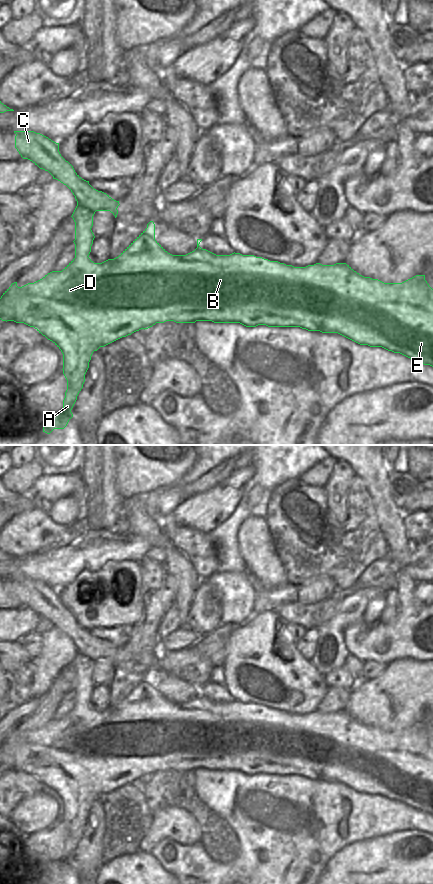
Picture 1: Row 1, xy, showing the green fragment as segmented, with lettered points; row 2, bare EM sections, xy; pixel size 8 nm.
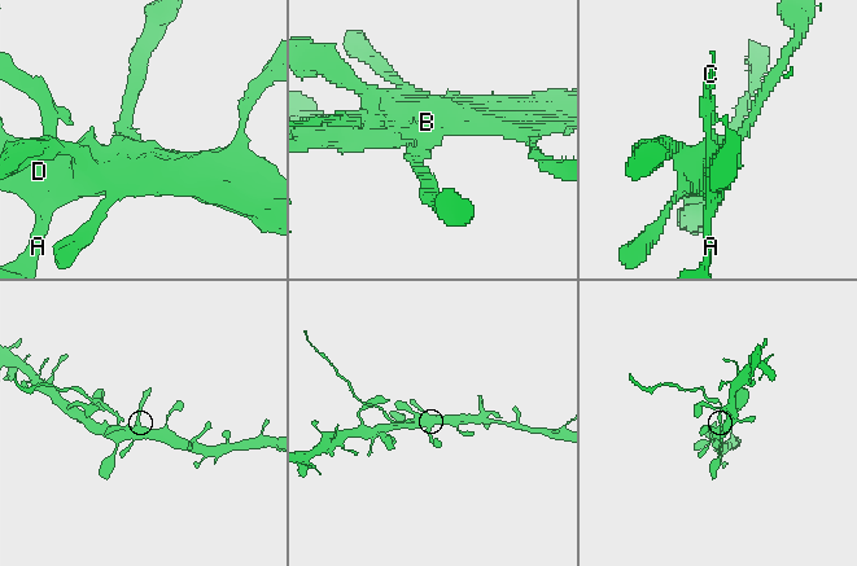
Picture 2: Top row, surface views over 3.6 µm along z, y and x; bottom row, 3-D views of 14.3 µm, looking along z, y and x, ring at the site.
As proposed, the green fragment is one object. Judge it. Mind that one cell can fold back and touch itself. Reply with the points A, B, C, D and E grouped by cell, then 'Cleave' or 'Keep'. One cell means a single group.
Groups: A B D E / C. Cleave.

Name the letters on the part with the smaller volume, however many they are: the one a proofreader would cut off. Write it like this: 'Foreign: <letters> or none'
Foreign: C.

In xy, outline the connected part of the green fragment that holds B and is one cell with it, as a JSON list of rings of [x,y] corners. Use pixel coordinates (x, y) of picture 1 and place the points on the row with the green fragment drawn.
[[[150,221],[147,228],[116,258],[108,259],[102,263],[94,263],[87,255],[86,247],[75,247],[75,258],[62,270],[52,271],[42,279],[28,283],[22,287],[17,286],[17,282],[3,293],[0,298],[0,319],[2,321],[14,321],[24,323],[34,327],[39,333],[52,341],[63,354],[63,374],[67,380],[67,390],[63,400],[63,410],[60,413],[51,415],[45,419],[43,432],[50,434],[54,429],[64,429],[69,420],[73,417],[71,412],[79,392],[85,382],[85,374],[89,368],[89,362],[94,351],[104,347],[122,337],[131,335],[141,329],[148,329],[156,323],[174,321],[176,323],[195,323],[196,321],[212,321],[214,323],[240,323],[246,327],[256,327],[266,325],[268,327],[300,327],[308,331],[320,331],[322,333],[338,333],[360,345],[370,347],[382,347],[394,353],[400,353],[414,361],[433,367],[433,289],[425,280],[425,275],[416,275],[402,283],[384,283],[378,279],[364,277],[354,271],[346,263],[336,263],[334,265],[322,265],[316,263],[306,267],[294,267],[278,261],[270,261],[254,255],[242,255],[232,253],[230,255],[216,255],[206,249],[202,249],[199,244],[202,239],[197,239],[197,248],[186,255],[172,255],[168,253],[155,240],[155,224]]]

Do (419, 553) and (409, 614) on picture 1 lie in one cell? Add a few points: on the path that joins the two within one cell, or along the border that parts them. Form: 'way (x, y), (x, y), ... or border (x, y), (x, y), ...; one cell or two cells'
border (394, 576), (403, 571), (416, 583); two cells

